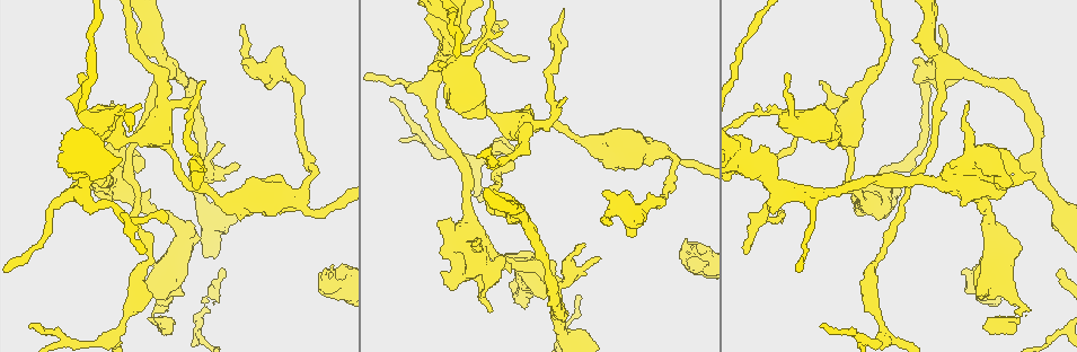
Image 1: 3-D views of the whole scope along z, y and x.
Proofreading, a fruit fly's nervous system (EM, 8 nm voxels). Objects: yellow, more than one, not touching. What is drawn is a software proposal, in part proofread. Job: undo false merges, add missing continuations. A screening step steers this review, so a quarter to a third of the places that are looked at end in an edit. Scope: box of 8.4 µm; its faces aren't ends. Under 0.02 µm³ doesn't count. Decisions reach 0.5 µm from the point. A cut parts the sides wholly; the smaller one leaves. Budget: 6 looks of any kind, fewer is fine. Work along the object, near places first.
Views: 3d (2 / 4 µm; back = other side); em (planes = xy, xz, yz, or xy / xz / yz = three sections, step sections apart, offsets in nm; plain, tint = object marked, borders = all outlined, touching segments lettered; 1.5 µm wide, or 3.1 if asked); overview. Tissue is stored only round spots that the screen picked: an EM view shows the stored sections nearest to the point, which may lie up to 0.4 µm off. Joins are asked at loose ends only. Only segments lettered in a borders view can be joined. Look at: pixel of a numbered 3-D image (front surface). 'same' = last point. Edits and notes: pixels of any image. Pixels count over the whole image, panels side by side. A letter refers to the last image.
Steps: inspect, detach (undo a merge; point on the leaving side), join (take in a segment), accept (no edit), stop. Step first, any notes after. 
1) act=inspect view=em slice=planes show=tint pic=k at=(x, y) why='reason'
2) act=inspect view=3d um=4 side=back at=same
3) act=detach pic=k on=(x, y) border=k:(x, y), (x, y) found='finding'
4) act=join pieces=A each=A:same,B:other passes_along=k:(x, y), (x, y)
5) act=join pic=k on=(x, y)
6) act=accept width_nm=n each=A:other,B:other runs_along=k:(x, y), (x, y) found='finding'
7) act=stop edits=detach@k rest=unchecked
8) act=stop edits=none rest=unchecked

act=inspect view=em slice=yz step=4 show=tint pic=1 at=(185, 242) why='sudden change in width'

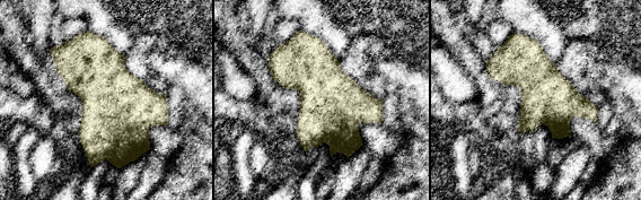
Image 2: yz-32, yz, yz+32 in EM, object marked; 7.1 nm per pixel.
act=inspect view=em slice=planes show=borders at=same

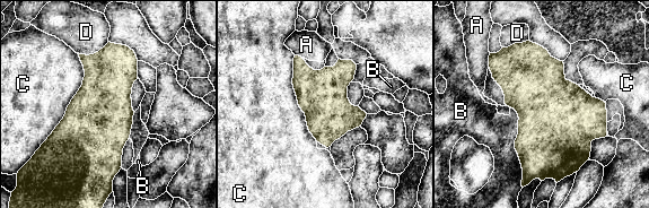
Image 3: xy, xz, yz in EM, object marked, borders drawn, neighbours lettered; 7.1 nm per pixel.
act=accept width_nm=320 each=A:other,B:other,C:other,D:other found='continuous, no second cell'

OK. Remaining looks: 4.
act=inspect view=3d um=4 pic=1 at=(198, 189) why='thin end'

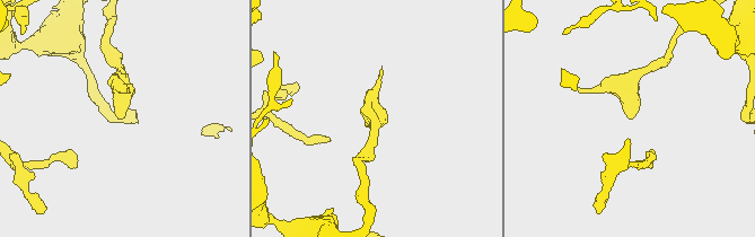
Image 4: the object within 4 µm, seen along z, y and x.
act=inspect view=em slice=xz step=8 show=tint pic=4 at=(631, 115)

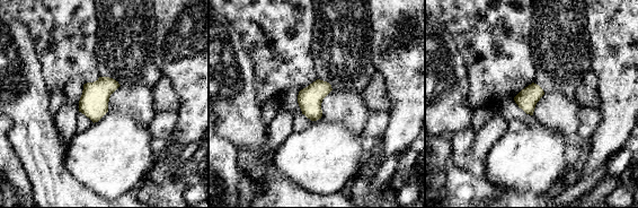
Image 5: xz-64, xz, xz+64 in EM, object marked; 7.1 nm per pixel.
act=inspect view=em slice=planes show=borders at=same why='another direction'

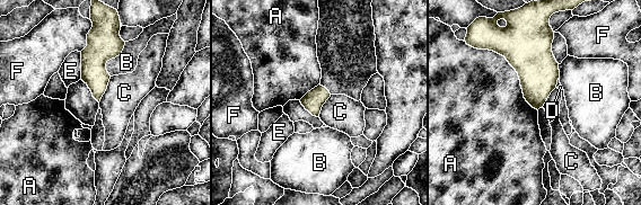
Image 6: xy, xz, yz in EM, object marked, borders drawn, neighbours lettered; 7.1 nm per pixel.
act=accept width_nm=150 each=A:other,B:other,C:other,D:other,E:other,F:other border=6:(111, 77), (107, 88), (98, 101) found='no lettered segment goes on from it'

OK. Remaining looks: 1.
act=stop edits=none rest=unchecked

